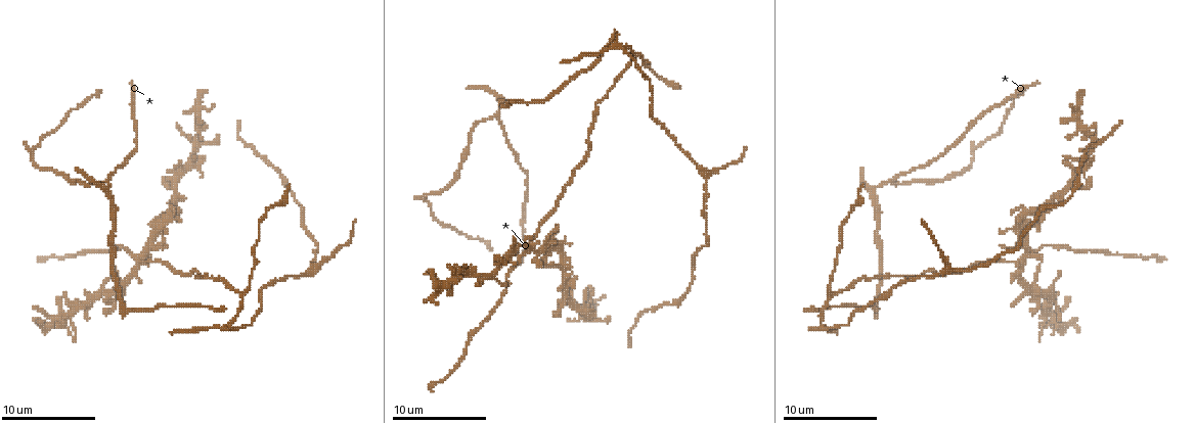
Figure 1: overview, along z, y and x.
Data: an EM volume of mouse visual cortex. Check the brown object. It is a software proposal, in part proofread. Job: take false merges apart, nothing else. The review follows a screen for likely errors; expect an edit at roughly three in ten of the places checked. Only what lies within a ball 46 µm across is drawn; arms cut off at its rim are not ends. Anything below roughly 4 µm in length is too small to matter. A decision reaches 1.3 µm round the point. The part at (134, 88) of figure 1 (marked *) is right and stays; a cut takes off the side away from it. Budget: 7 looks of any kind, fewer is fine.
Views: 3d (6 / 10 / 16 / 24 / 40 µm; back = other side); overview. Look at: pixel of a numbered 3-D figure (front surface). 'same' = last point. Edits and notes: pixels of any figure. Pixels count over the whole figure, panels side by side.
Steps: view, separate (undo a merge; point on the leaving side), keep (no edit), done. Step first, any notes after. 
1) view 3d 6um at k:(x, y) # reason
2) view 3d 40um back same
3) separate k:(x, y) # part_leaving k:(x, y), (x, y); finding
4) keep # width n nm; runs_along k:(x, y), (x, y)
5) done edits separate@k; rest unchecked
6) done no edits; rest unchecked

view 3d 10um at 1:(128, 251) # calibre changes

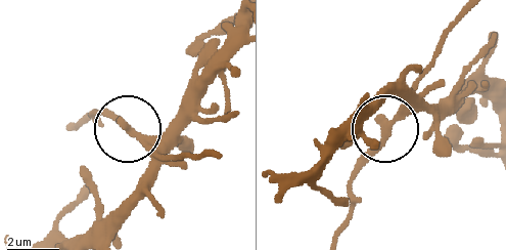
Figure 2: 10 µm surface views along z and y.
view 3d 10um back at 2:(387, 132)

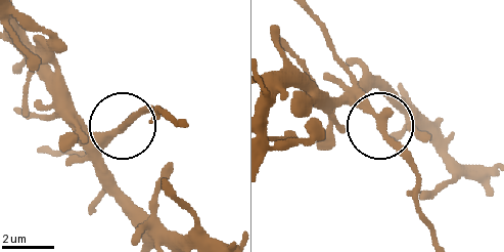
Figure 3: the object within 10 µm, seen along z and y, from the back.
separate 3:(351, 73) # width 270 nm; part_leaving 3:(365, 104), (319, 14); two neurons meet here

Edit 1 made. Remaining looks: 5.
view overview

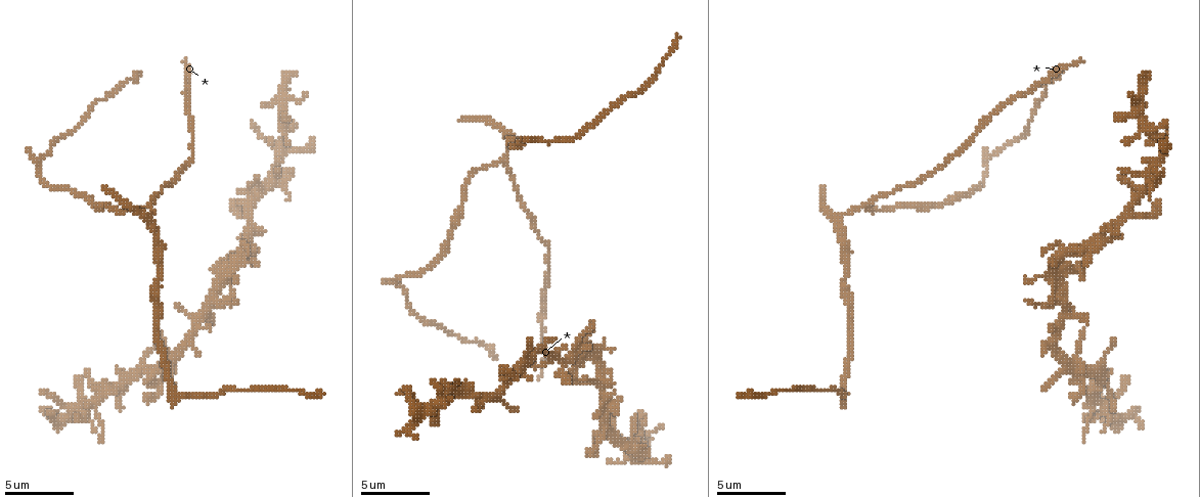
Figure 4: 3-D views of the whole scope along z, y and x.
view 3d 6um at 4:(159, 305) # thick turns thin

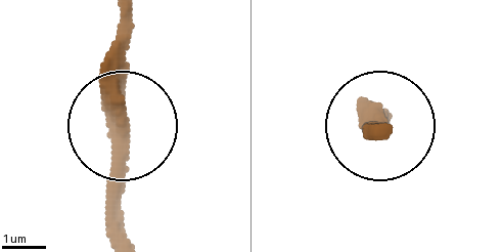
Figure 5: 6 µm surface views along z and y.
keep # runs_along 5:(121, 23), (121, 232); all the same neuron

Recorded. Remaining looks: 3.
view 3d 6um at 4:(503, 162) # three-way junction

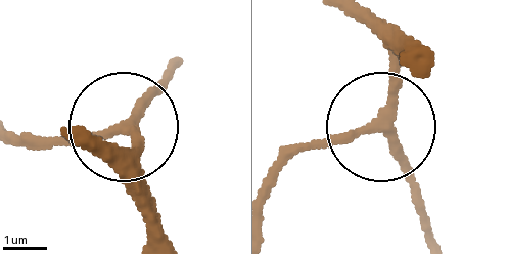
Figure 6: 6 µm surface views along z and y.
keep # runs_along 6:(176, 67), (124, 126), (29, 140); continuous, no second neuron

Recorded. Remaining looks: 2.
done edits separate@3; rest unchecked

